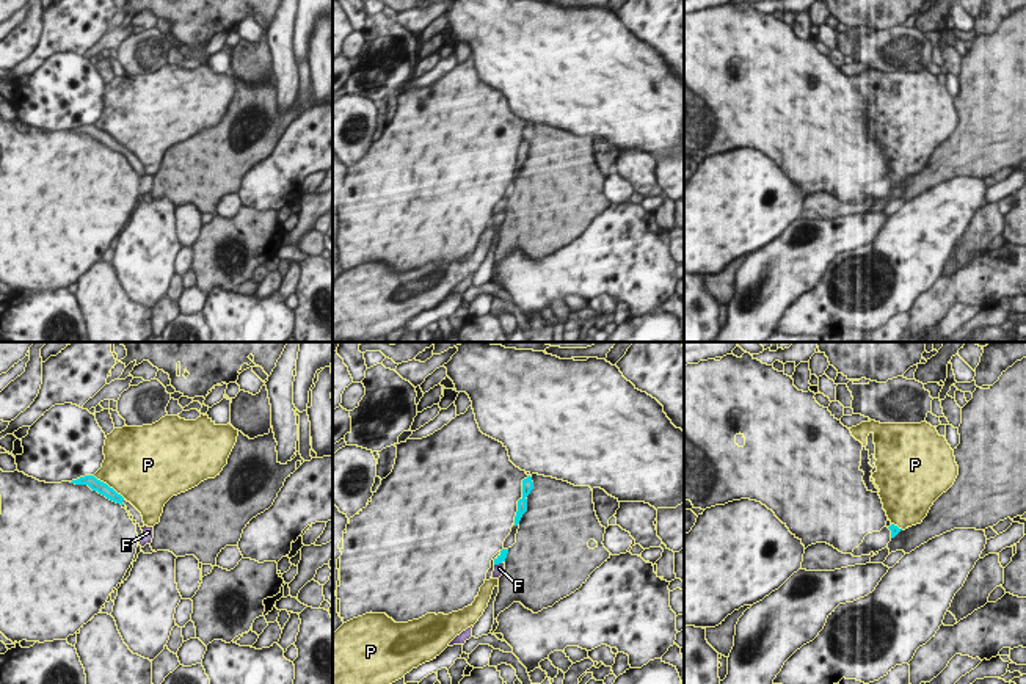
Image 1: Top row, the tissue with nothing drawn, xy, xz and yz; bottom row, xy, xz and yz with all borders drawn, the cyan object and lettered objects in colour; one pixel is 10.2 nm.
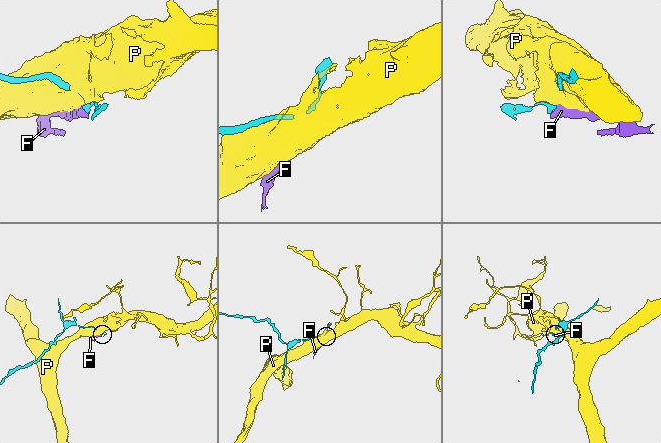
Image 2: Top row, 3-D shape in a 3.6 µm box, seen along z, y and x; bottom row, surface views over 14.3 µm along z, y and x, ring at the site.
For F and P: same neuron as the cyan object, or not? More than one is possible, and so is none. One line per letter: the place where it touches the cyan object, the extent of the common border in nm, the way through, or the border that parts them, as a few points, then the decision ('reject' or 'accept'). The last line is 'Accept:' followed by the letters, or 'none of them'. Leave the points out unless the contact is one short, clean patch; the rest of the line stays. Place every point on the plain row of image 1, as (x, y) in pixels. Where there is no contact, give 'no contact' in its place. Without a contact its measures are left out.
F: contact xz (498, 212); length 110 nm; border xz (502, 209), (494, 214); reject
P: contact xy (107, 134); length 400 nm; reject
Accept: none of them

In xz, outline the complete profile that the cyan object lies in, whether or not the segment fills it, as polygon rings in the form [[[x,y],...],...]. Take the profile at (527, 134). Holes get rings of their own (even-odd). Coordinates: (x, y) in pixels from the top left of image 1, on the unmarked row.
[[[529,124],[527,127],[522,129],[522,146],[518,149],[518,160],[515,165],[515,174],[519,173],[522,163],[527,160],[527,144],[533,138],[533,130],[532,126]]]

